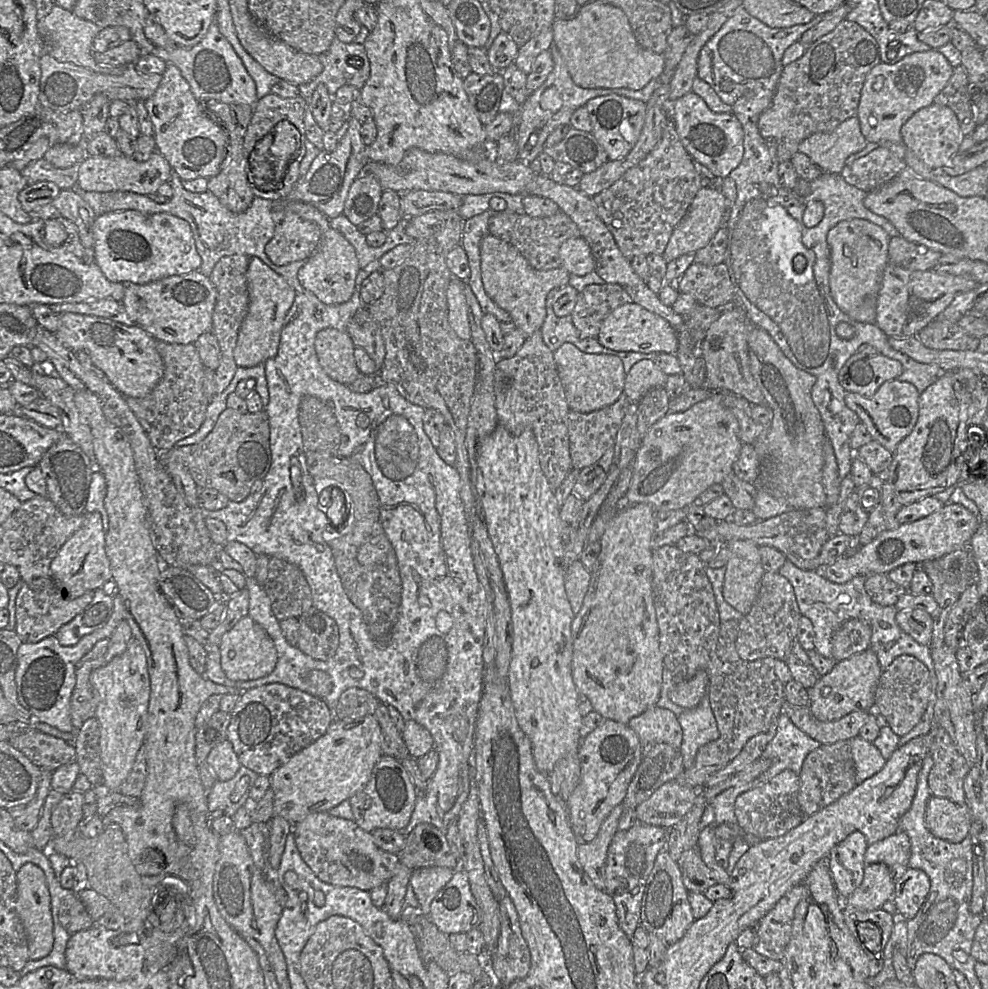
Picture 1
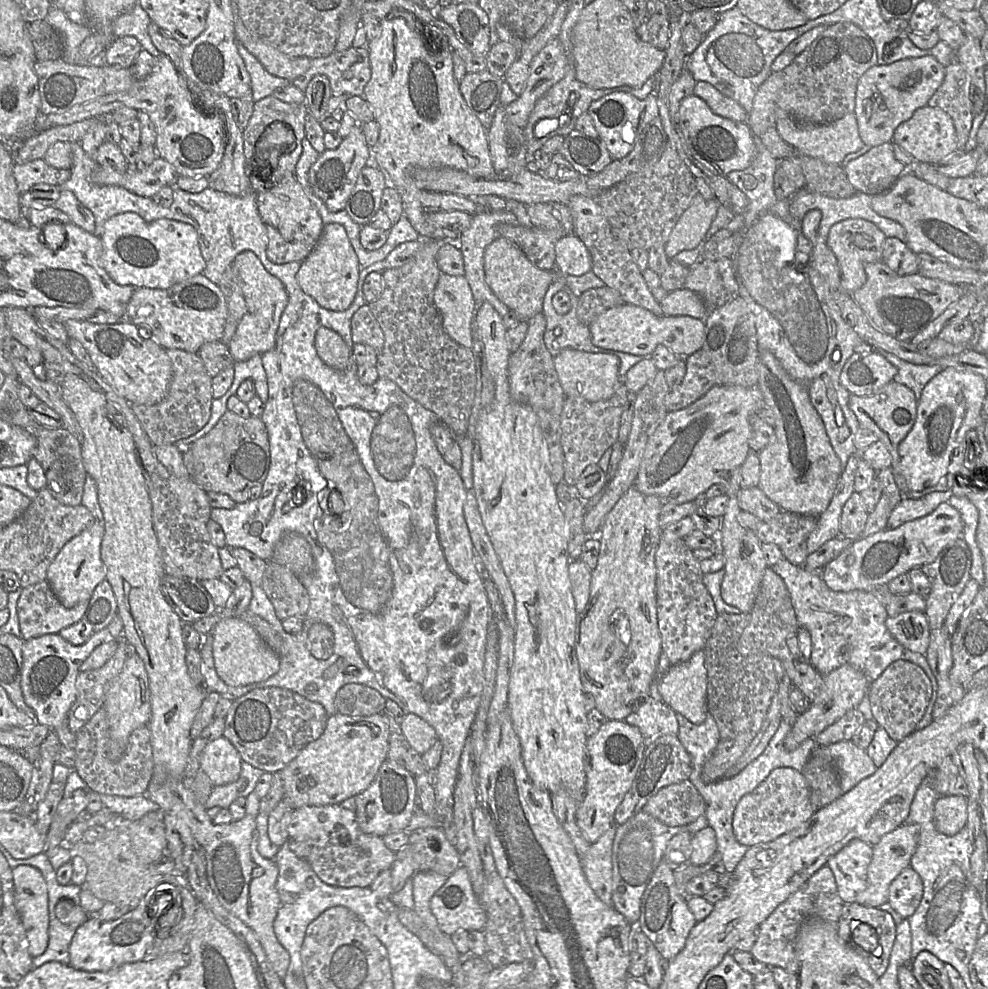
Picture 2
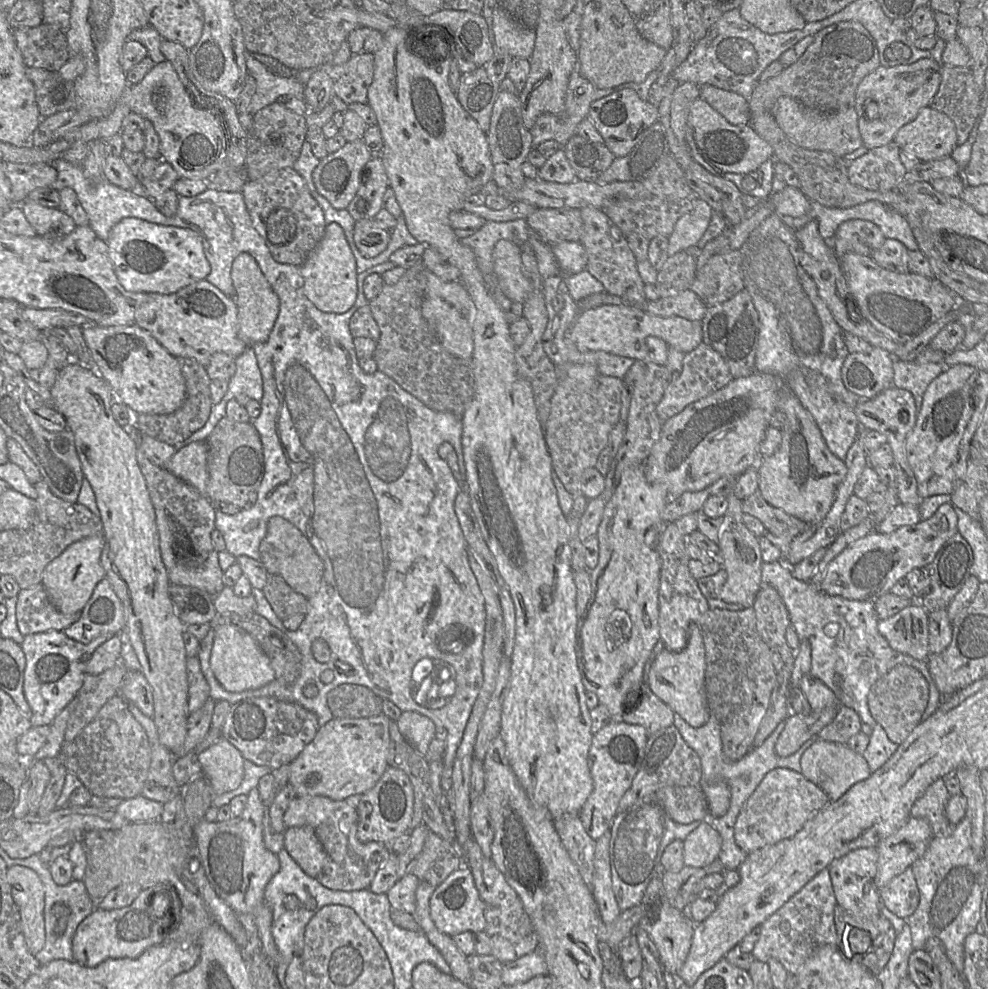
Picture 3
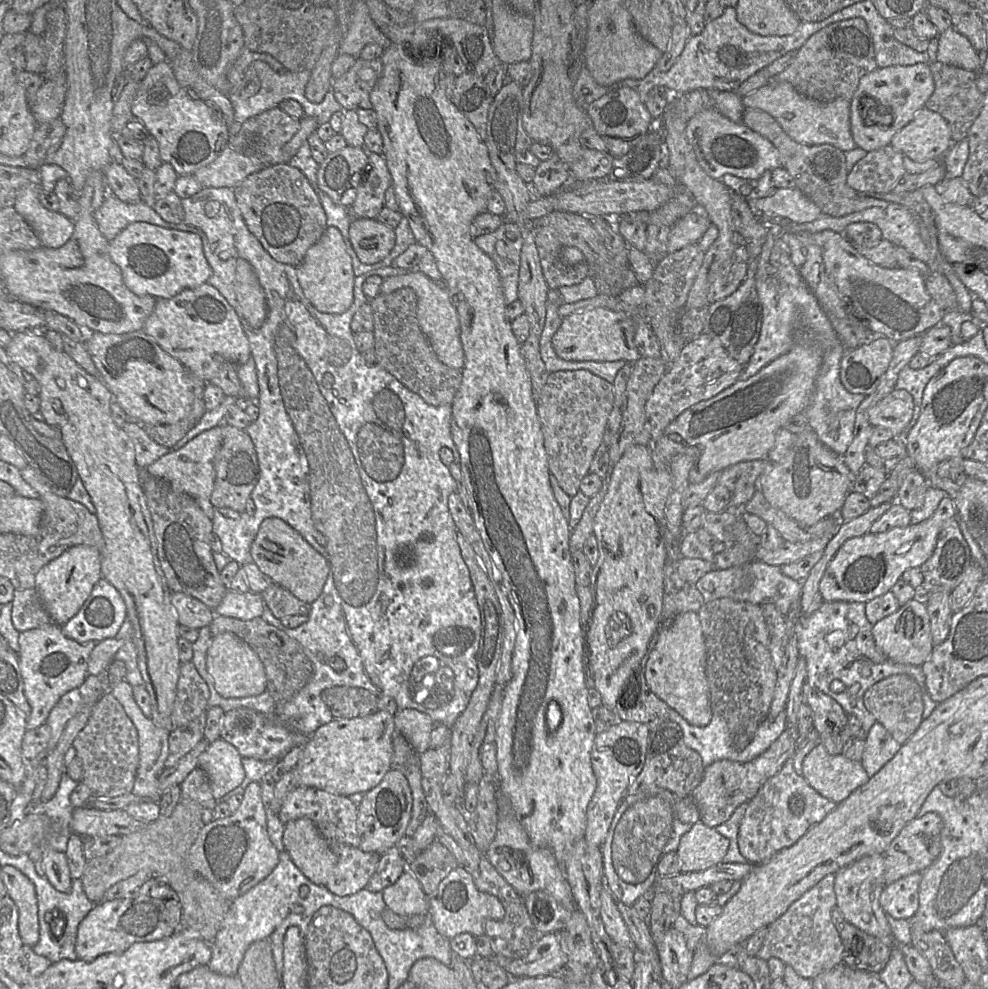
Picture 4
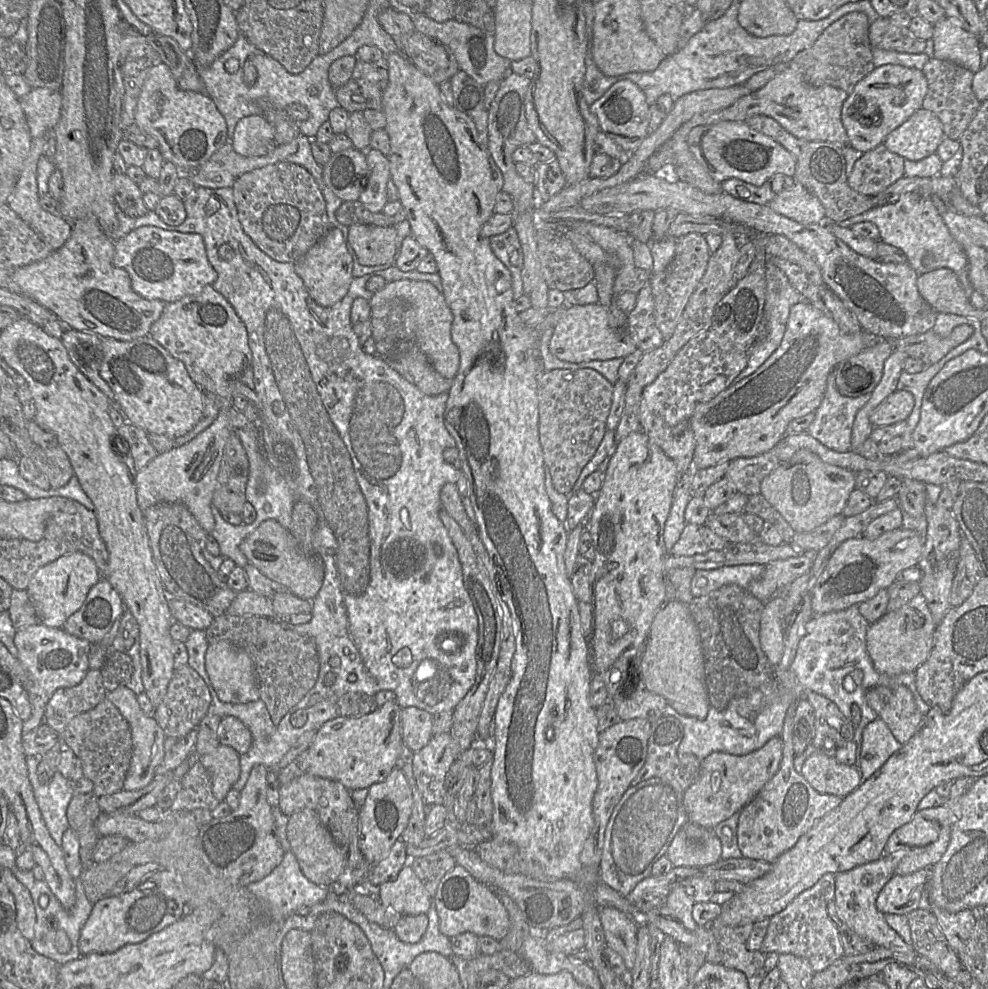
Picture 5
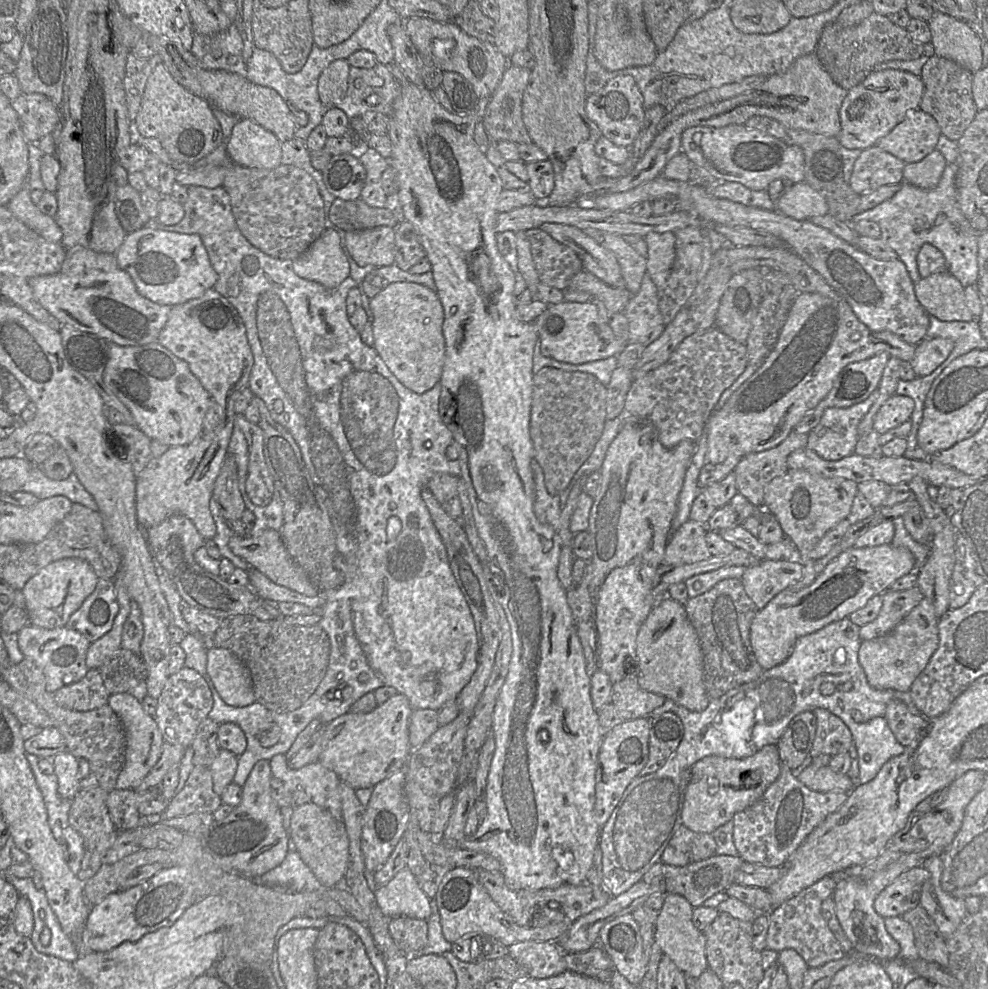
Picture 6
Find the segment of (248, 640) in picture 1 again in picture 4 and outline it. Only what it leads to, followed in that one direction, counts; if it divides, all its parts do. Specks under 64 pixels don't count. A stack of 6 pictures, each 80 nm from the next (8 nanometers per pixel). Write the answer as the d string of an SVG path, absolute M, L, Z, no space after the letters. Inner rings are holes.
M231 632L212 638L207 651L206 668L216 691L223 698L257 696L266 690L267 678L262 661L244 640Z

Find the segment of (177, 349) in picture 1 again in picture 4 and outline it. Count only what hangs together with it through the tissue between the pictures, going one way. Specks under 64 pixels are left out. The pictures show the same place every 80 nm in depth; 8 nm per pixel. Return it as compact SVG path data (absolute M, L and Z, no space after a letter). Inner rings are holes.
M188 372L194 400L188 416L174 424L142 425L146 434L157 444L172 449L201 419L206 412L203 391L207 382Z

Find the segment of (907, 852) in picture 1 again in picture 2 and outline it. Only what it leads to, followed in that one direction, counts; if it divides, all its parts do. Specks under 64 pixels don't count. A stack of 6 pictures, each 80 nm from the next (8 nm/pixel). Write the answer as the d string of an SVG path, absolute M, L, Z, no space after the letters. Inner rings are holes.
M902 824L895 830L885 834L873 846L872 860L867 871L867 888L857 896L856 903L878 908L888 902L889 886L905 868L910 866L910 860L917 848L918 835L919 827L917 825Z

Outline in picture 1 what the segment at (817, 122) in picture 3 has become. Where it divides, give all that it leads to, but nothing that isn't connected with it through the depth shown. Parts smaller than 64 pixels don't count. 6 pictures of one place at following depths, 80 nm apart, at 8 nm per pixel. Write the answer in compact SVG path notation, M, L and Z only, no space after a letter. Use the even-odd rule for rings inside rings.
M852 116L831 132L807 137L799 144L798 152L807 155L822 171L841 173L848 156L864 149L867 142L858 117Z

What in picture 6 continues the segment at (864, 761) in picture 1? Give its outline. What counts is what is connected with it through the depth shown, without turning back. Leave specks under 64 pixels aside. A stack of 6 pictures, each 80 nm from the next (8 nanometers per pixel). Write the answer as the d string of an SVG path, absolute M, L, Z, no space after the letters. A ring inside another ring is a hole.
M810 765L801 772L798 780L816 792L849 793L855 787L848 774L835 773L829 766L816 767Z

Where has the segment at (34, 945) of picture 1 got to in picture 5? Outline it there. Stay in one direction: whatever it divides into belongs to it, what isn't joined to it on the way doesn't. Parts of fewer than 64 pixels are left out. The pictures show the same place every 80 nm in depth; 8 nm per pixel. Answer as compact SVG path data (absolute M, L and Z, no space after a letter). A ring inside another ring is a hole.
M2 868L2 880L13 894L16 905L16 922L21 934L31 942L35 934L36 912L29 890L8 868Z

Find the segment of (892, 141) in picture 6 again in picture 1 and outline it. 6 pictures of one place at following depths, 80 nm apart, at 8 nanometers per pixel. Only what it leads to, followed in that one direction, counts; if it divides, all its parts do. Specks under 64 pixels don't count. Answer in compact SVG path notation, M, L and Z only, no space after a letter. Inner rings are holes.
M932 103L919 109L903 124L900 132L903 144L932 169L942 169L959 150L959 121L947 106Z

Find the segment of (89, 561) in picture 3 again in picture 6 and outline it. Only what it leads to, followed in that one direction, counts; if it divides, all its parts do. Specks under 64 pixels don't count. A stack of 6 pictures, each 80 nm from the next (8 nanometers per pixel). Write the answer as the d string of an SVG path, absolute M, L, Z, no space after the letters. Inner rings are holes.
M63 558L49 563L31 577L21 589L25 598L28 624L45 629L66 626L70 616L77 611L95 590L99 577L92 566L80 558Z

